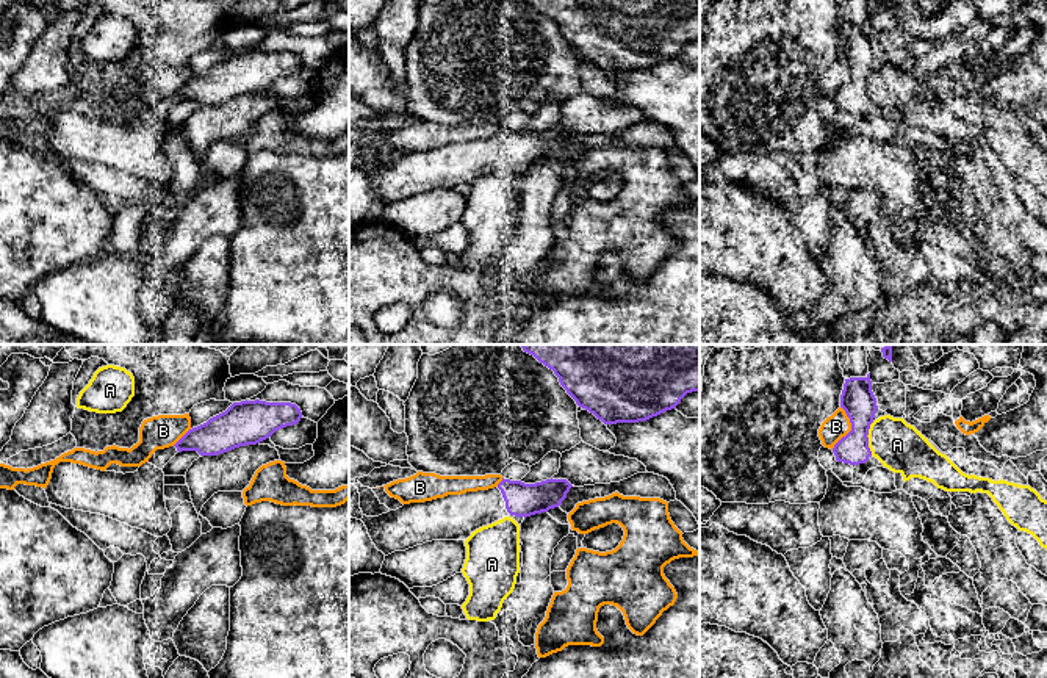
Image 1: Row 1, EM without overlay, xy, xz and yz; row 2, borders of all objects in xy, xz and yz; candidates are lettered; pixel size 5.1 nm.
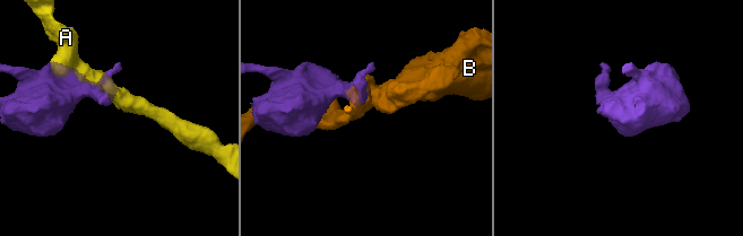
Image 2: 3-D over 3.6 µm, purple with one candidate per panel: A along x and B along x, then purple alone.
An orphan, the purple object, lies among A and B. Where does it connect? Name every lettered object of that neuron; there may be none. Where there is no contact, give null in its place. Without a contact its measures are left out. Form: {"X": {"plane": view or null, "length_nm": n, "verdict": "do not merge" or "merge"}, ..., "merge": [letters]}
{"A": {"plane": "yz", "length_nm": 180, "verdict": "do not merge"}, "B": {"plane": "yz", "length_nm": 220, "verdict": "do not merge"}, "merge": []}

